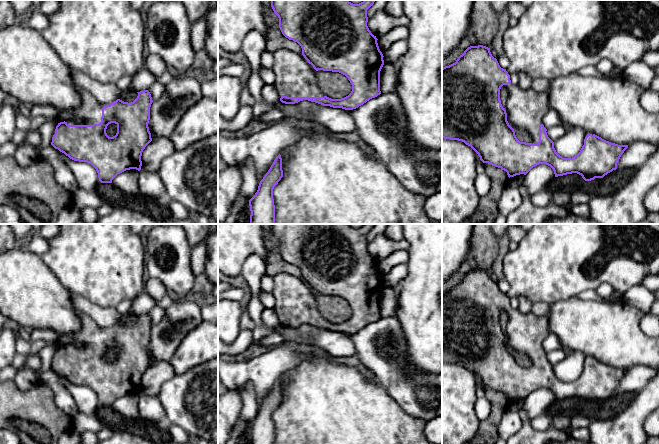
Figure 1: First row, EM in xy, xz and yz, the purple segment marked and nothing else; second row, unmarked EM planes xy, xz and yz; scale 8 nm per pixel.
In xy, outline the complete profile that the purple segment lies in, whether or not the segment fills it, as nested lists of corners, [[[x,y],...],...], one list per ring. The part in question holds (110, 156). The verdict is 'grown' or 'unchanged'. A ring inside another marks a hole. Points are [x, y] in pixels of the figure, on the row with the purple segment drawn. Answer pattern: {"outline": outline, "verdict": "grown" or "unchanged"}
{"outline": [[[80,90],[80,105],[68,110],[73,114],[72,119],[58,123],[51,145],[74,161],[90,163],[96,169],[101,183],[112,183],[118,174],[126,170],[140,171],[142,152],[152,141],[148,123],[153,100],[148,90],[137,93],[137,98],[131,103],[117,99],[108,105],[100,104],[94,95]],[[111,123],[117,125],[117,133],[113,137],[106,133]]], "verdict": "grown"}

